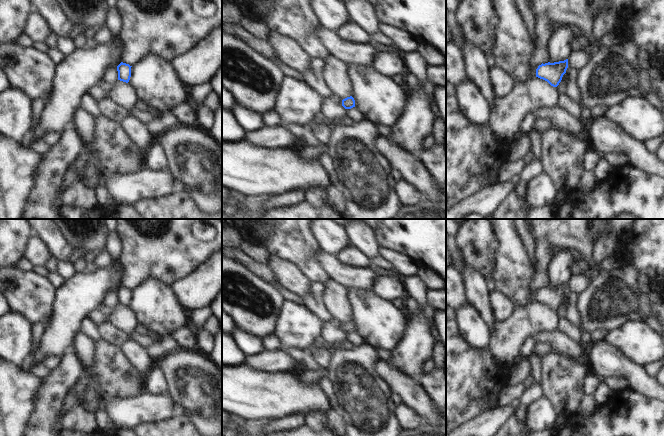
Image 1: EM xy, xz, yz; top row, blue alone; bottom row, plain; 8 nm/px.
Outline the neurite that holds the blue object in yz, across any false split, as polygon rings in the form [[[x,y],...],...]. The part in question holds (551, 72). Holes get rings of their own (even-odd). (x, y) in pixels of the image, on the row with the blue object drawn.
[[[568,59],[564,61],[545,63],[536,69],[536,77],[547,81],[551,86],[557,87],[568,68]]]

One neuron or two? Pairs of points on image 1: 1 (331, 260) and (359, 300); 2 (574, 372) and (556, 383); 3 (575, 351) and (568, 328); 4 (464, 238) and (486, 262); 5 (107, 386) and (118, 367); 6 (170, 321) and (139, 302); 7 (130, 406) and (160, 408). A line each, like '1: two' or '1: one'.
1: two
2: one
3: two
4: one
5: one
6: one
7: one

